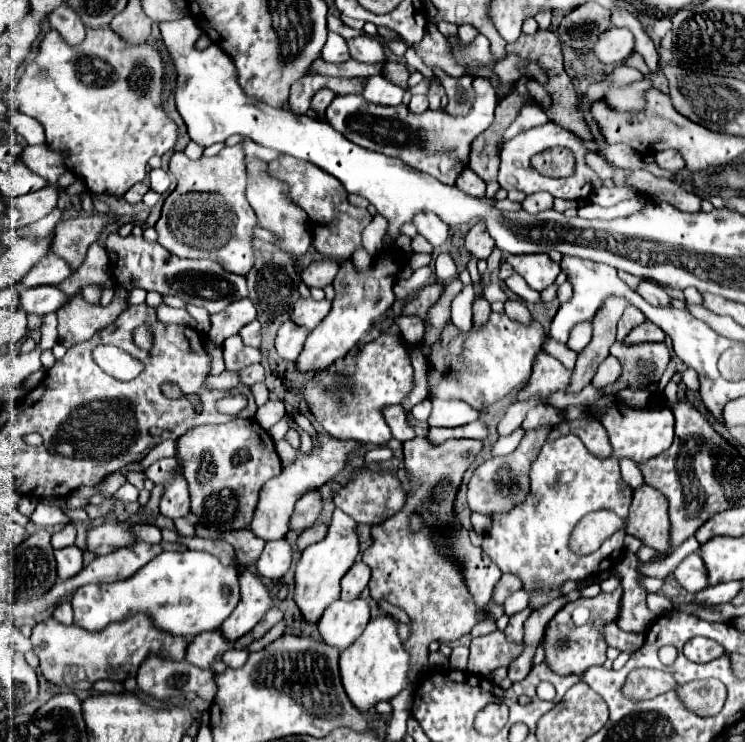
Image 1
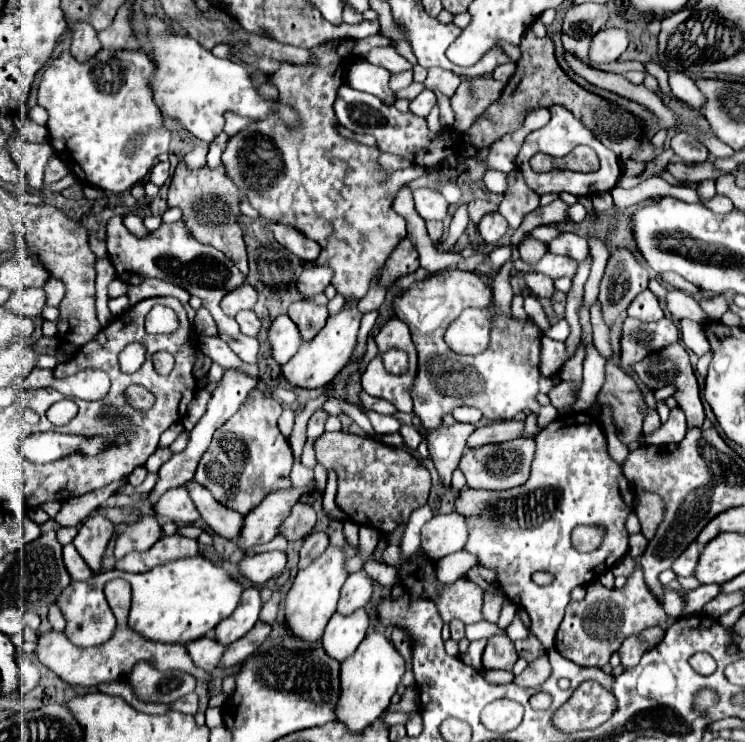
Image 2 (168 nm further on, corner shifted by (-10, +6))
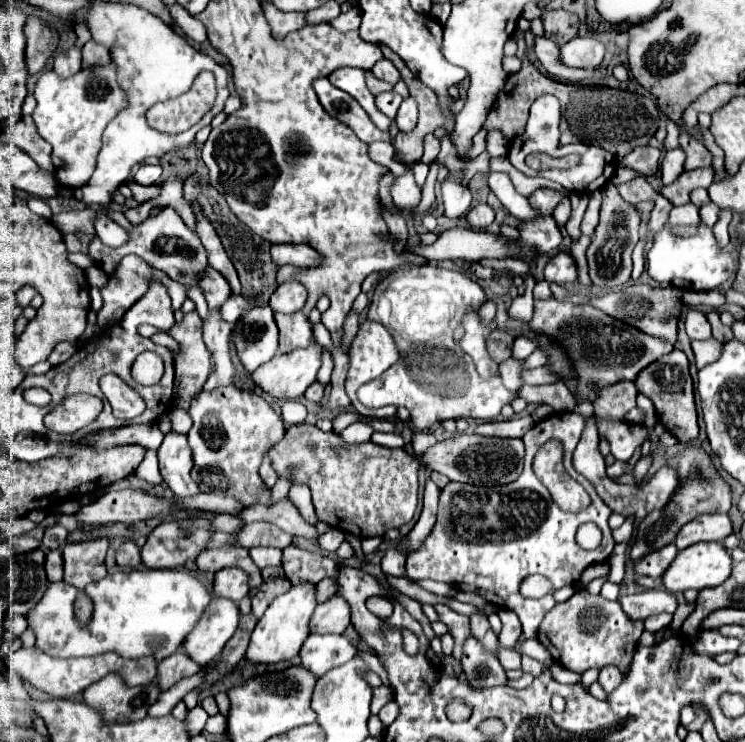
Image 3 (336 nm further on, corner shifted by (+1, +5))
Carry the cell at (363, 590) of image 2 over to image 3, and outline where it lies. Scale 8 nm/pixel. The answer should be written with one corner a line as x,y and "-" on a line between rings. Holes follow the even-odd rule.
335,593
329,597
325,603
319,603
313,621
311,621
311,633
343,633
351,623
351,607
341,597

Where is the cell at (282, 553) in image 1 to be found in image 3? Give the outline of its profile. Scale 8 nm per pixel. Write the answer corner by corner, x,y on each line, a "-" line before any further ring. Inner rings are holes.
225,567
215,573
213,591
219,597
239,603
249,593
249,573
241,567

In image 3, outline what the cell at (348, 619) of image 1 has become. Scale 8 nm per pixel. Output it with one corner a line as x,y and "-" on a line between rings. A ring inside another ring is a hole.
313,633
305,639
299,655
301,655
301,663
305,665
305,669
321,677
329,669
347,663
355,653
357,649
349,643
345,635

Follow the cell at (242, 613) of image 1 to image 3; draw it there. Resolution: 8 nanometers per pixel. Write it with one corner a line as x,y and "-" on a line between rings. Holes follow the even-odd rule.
215,597
205,611
205,617
197,623
197,629
185,637
185,651
199,663
207,665
213,661
233,637
239,625
239,607
231,599

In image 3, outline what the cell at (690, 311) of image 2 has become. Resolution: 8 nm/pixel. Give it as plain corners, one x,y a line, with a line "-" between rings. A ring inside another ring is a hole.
689,307
685,309
685,329
689,339
709,339
711,337
711,325
703,311

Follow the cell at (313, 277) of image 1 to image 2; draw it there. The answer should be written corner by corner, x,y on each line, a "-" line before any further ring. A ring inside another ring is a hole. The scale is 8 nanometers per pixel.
326,266
310,268
310,270
304,270
300,274
300,278
296,280
296,288
302,294
302,298
312,300
316,294
322,294
326,290
330,280
332,280
332,270
330,268
326,268

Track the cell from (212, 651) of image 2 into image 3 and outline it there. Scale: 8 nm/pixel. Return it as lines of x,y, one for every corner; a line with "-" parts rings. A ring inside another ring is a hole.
179,649
177,653
173,653
171,657
167,657
159,663
157,683
161,685
161,689
169,689
179,679
197,673
197,669
199,669
199,663
195,663
183,649

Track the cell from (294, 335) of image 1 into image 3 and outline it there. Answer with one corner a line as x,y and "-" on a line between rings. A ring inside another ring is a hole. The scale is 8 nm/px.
255,307
247,311
235,325
233,343
247,371
271,361
279,351
279,329
271,307

